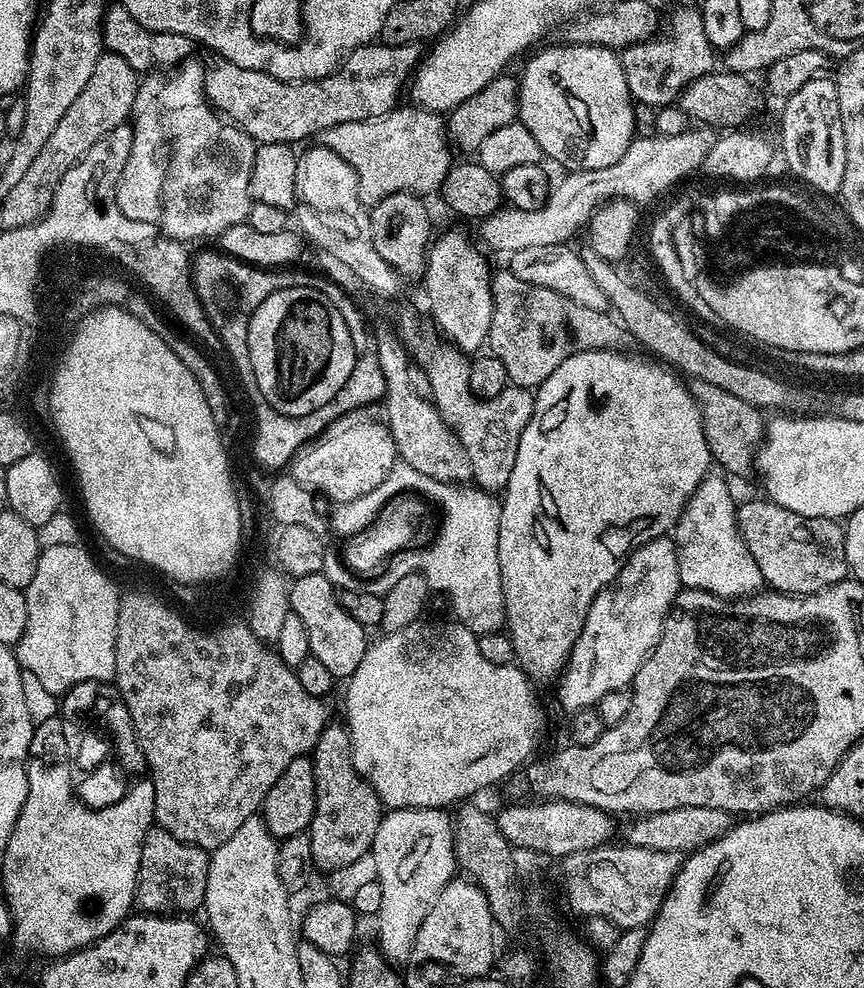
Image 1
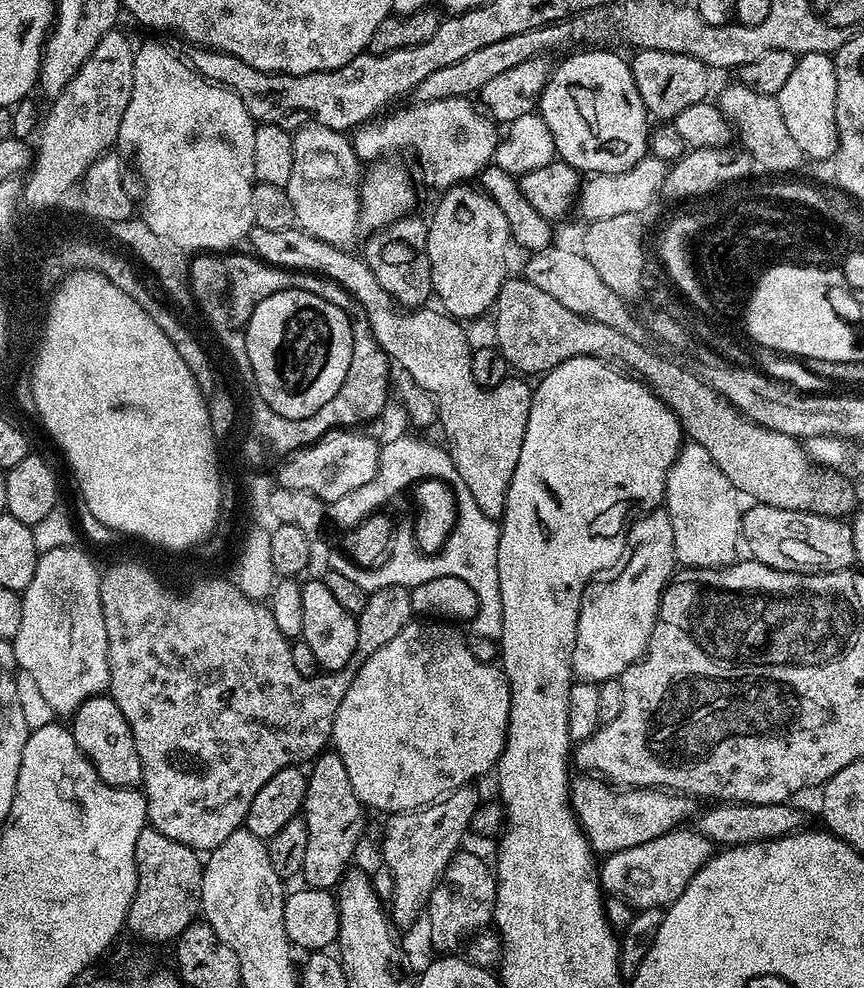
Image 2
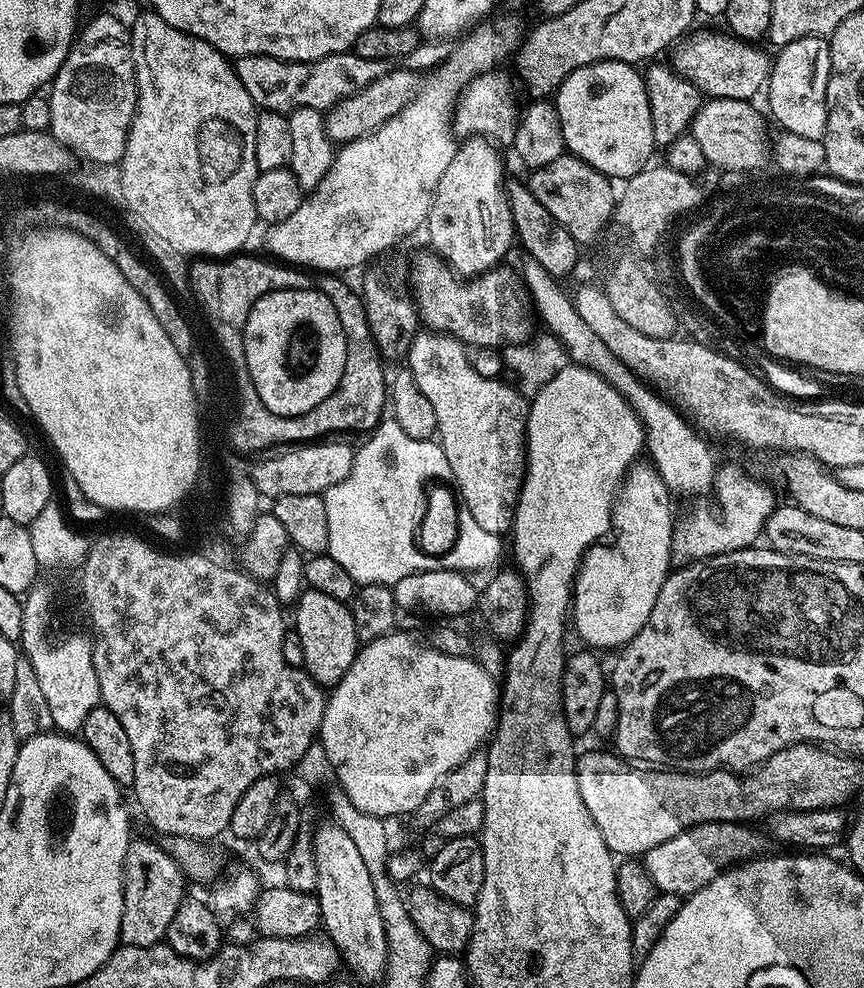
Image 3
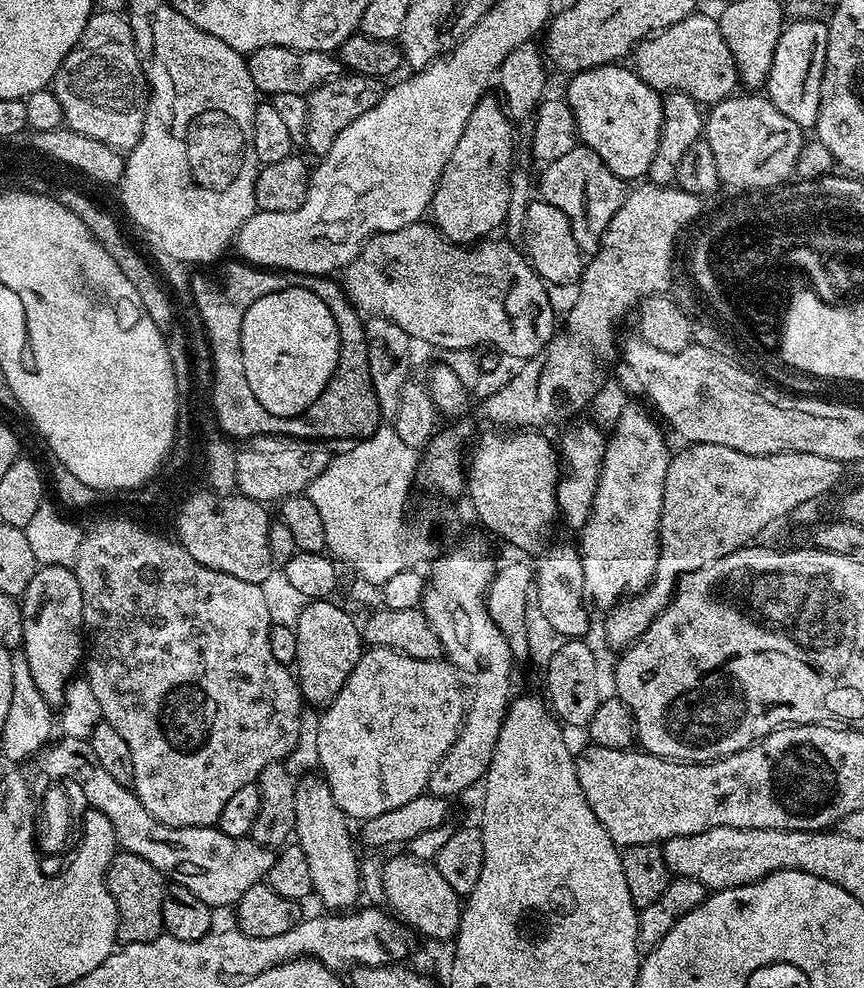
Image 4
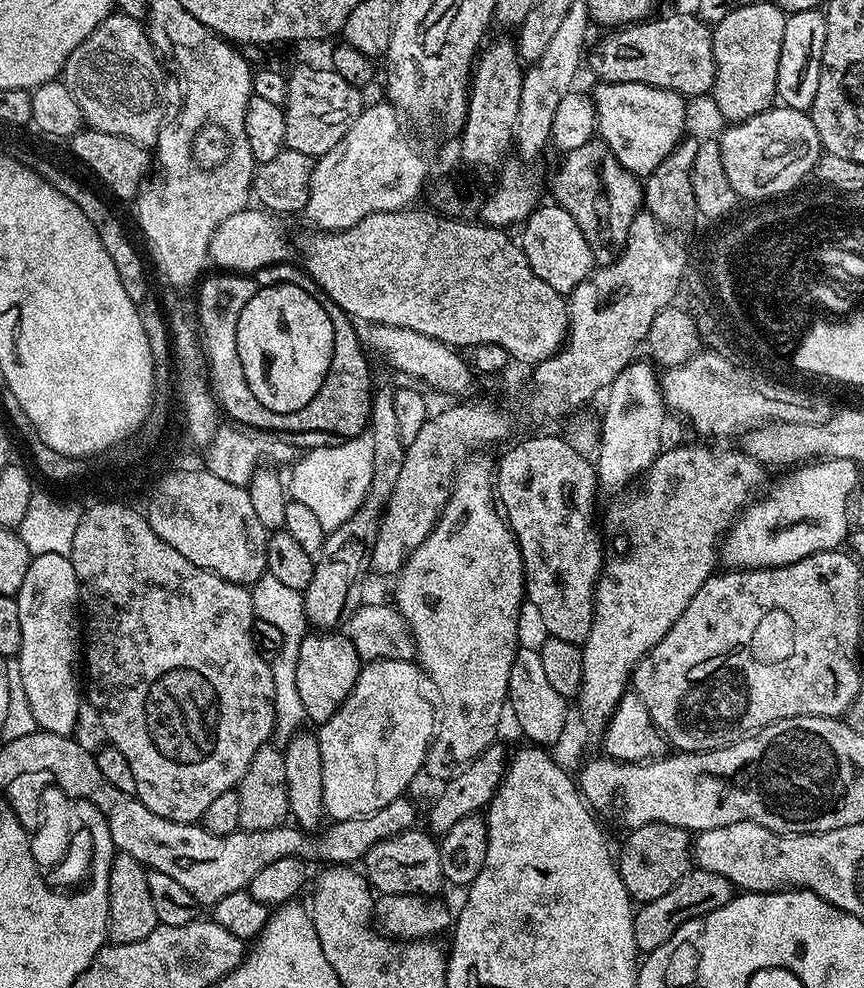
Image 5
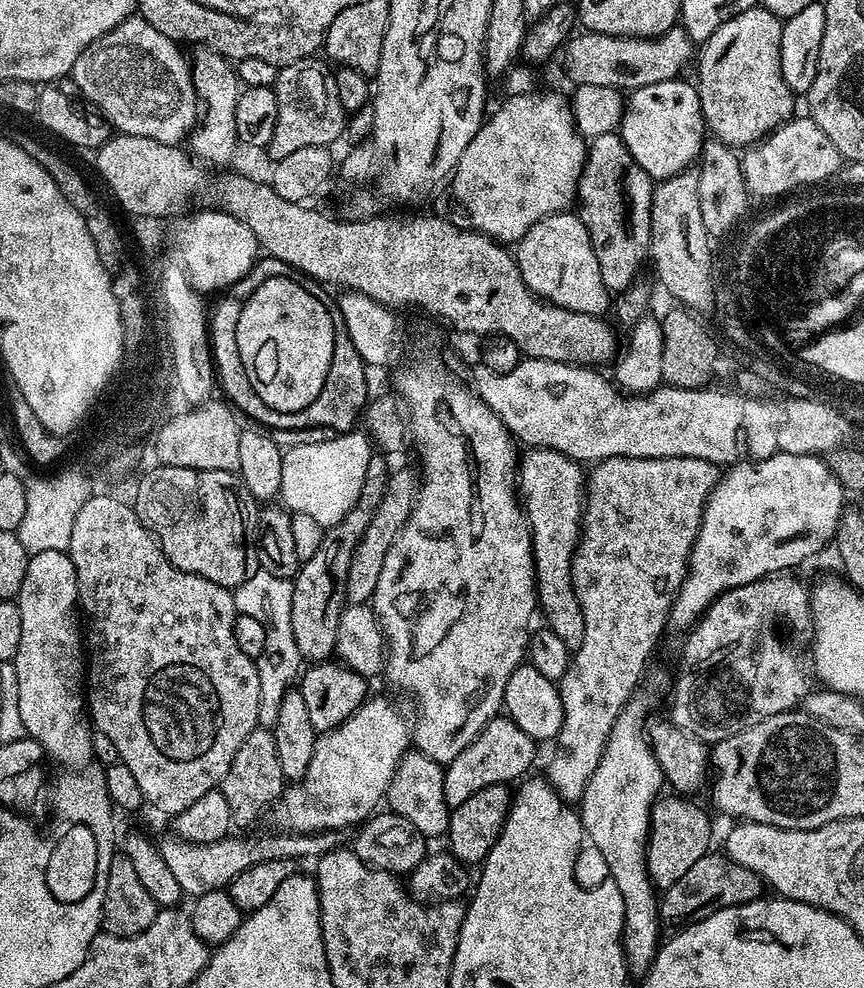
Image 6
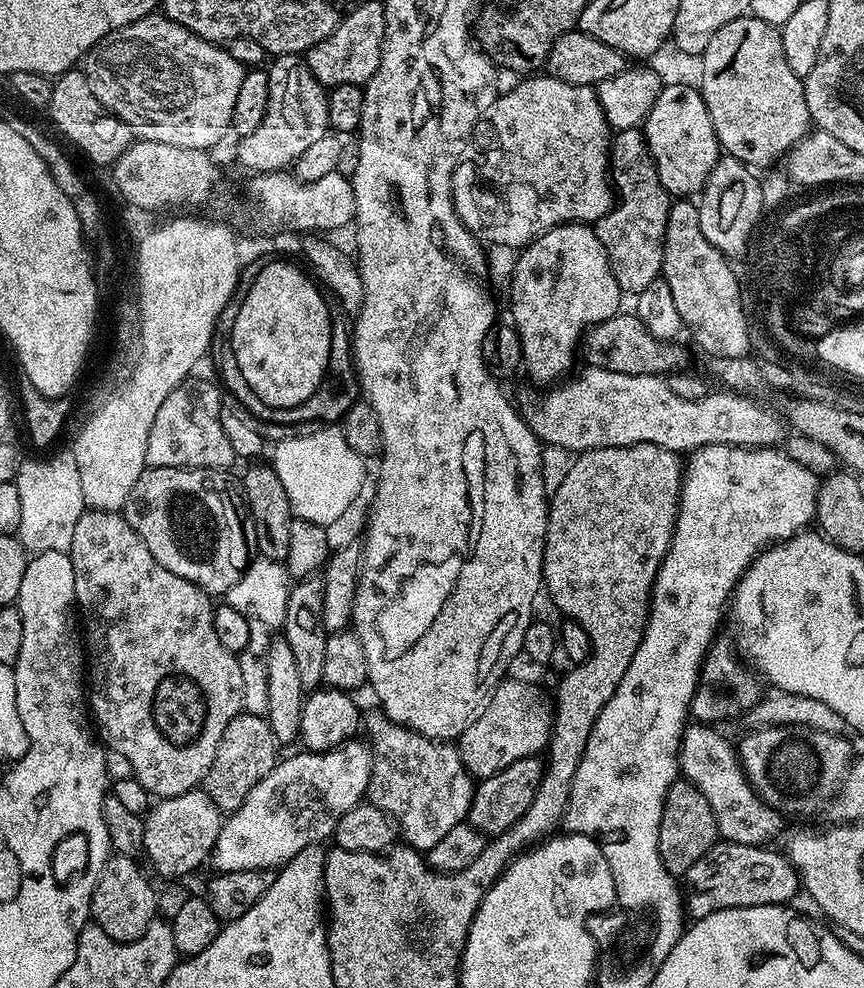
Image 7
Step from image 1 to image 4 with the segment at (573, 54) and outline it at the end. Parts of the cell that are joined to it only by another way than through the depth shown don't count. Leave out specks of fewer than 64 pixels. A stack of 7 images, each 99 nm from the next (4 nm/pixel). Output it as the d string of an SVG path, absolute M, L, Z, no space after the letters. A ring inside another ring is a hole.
M619 63L603 64L577 72L568 84L566 99L576 119L576 135L585 148L594 150L614 175L625 182L647 177L654 150L662 130L661 93L642 82L631 67L620 68Z

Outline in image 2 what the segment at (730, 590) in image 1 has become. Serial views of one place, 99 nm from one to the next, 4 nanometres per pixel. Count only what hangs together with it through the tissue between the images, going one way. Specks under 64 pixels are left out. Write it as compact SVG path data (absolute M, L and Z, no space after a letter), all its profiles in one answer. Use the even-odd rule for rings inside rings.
M685 443L676 455L664 487L663 507L670 518L670 526L674 526L677 561L684 568L727 568L729 564L736 563L736 551L742 548L744 511L751 508L753 503L745 492L738 490L734 482L730 482L730 478L726 478L726 474L722 474L722 470L718 470L718 462L714 462L714 458L710 458L710 454L702 450L702 446Z

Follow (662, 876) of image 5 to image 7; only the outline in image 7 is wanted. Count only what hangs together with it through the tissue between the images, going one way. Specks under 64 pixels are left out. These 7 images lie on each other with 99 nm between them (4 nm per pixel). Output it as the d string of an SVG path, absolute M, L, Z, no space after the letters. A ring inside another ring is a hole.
M680 778L668 788L664 800L662 822L658 826L658 850L666 870L677 878L683 878L686 870L706 854L706 850L718 843L714 812L706 802L705 795L688 780Z

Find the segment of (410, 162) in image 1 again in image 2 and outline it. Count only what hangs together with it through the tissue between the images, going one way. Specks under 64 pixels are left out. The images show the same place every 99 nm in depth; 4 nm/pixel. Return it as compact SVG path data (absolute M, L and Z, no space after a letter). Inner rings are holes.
M451 96L429 104L413 103L385 120L365 122L350 136L356 157L360 162L376 162L396 154L392 152L413 152L420 156L420 172L430 187L447 190L471 181L493 163L498 143L497 125L472 102L467 96Z

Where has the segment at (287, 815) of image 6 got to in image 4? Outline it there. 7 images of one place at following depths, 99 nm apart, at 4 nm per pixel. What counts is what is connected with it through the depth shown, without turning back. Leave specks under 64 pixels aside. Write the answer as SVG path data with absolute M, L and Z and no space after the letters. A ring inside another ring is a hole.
M369 647L358 658L350 678L346 678L346 686L334 698L331 704L323 709L318 726L318 765L324 780L330 786L330 794L334 794L334 802L338 802L340 809L353 821L363 822L374 818L378 814L386 814L386 810L398 810L398 806L406 806L410 798L418 798L425 795L428 787L428 779L434 770L434 766L440 764L440 759L448 753L450 746L455 742L456 735L460 732L460 725L464 722L466 711L466 692L460 689L461 673L449 664L447 659L423 660L422 658L408 657L404 652L397 652L394 648Z

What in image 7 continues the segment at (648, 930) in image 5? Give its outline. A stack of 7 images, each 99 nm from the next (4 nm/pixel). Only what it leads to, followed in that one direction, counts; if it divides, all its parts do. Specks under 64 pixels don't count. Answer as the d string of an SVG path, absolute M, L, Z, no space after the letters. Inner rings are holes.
M729 840L718 842L682 878L682 899L684 911L693 921L706 918L718 910L730 910L731 908L745 908L746 906L766 906L767 904L787 905L796 896L796 891L801 891L802 885L799 876L796 875L796 867L790 863L787 855L774 852L770 846L758 844L735 844Z

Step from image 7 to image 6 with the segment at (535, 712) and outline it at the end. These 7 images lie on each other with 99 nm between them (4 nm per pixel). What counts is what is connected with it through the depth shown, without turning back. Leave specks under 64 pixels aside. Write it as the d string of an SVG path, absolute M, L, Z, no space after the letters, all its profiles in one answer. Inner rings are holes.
M497 714L476 735L474 742L470 742L470 746L466 746L466 750L462 750L462 754L458 754L458 758L454 758L454 762L444 768L444 793L449 809L462 806L462 802L466 802L470 794L478 794L478 790L486 786L511 785L512 780L519 781L527 777L528 767L536 760L536 748L537 741L532 740L511 717L507 714Z

